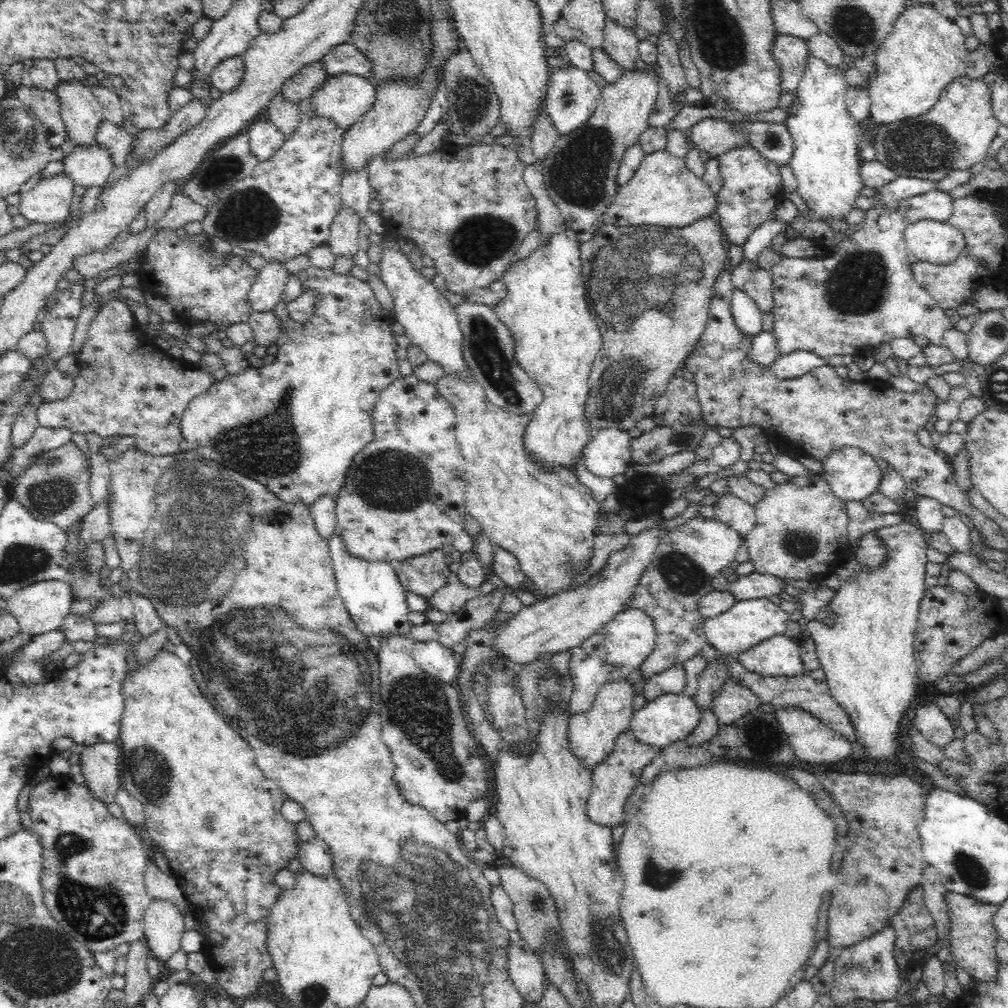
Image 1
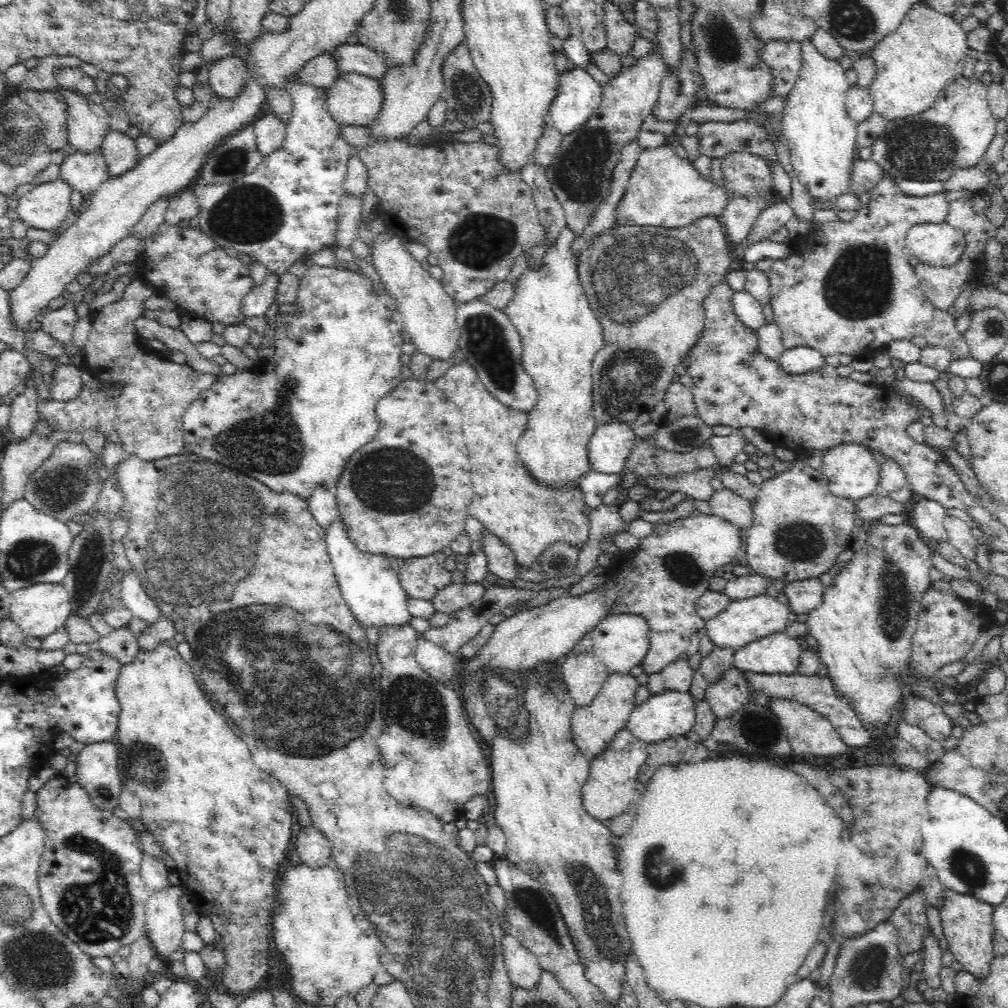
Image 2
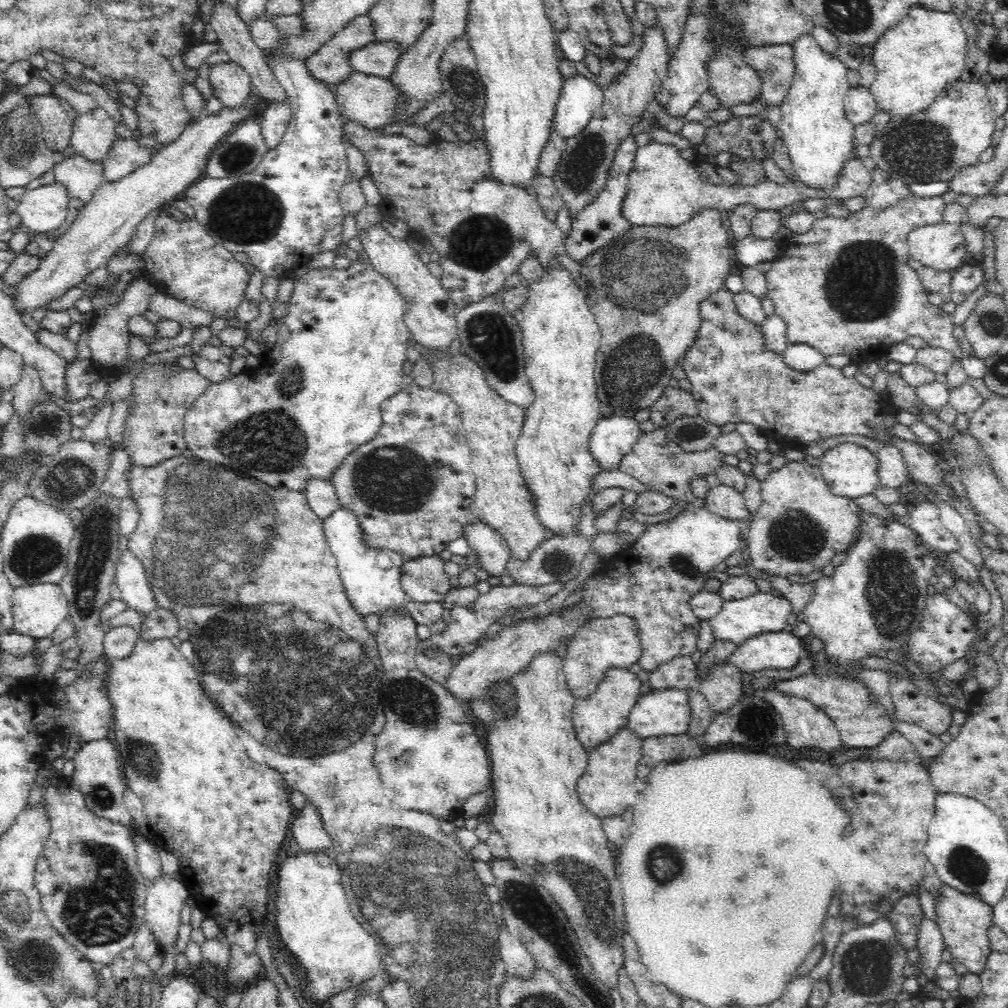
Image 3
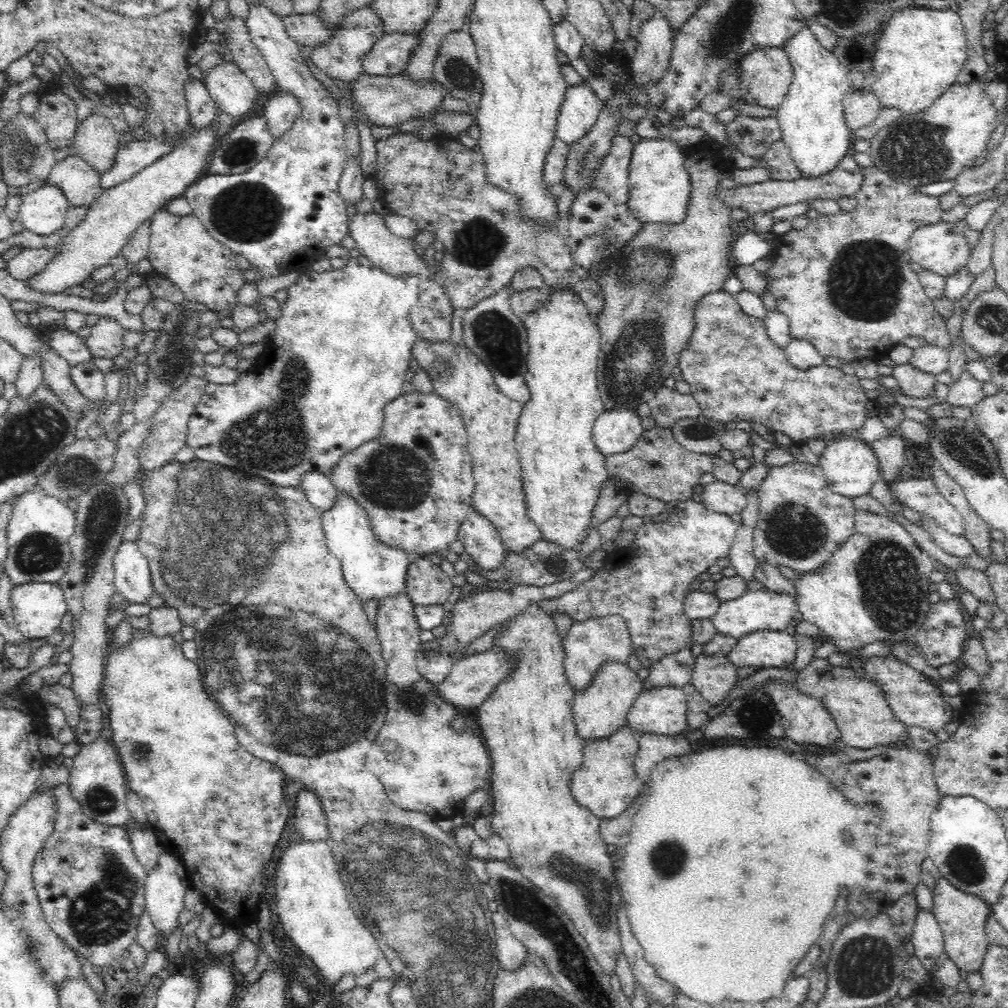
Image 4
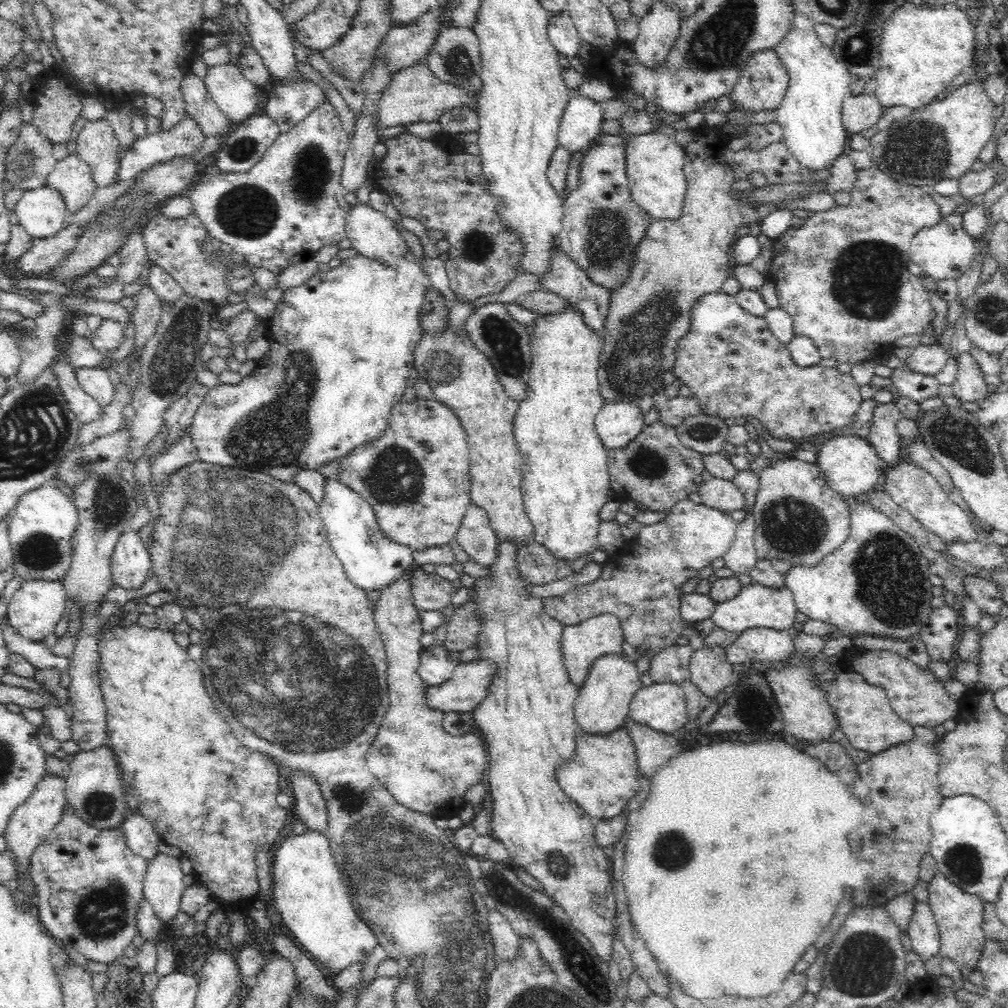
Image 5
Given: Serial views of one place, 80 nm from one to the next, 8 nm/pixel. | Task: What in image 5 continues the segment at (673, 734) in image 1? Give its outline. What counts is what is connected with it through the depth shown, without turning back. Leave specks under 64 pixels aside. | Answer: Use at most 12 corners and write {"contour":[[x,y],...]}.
{"contour":[[679,684],[636,692],[627,717],[677,735],[688,722]]}

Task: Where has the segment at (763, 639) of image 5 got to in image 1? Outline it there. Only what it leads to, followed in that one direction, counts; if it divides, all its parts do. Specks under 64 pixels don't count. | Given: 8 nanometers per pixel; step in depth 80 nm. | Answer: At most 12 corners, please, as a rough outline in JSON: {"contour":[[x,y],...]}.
{"contour":[[772,636],[738,658],[769,677],[806,674],[801,648]]}

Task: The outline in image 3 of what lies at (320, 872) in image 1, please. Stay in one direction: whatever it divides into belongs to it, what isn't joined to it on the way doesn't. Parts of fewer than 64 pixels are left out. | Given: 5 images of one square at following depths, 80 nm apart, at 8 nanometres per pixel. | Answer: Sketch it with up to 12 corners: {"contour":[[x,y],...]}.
{"contour":[[312,805],[295,814],[292,836],[302,851],[332,853],[333,842]]}

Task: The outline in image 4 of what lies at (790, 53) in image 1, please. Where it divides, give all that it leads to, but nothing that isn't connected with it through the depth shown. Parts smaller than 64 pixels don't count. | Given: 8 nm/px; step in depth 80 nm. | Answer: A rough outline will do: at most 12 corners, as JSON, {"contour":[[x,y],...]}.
{"contour":[[783,47],[740,62],[747,104],[778,108],[793,81]]}

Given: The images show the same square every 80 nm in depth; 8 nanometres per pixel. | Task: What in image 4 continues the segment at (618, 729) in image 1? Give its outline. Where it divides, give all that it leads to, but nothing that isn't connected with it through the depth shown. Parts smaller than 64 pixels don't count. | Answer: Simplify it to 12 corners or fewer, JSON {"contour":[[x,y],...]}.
{"contour":[[608,661],[574,698],[583,742],[627,724],[642,680]]}

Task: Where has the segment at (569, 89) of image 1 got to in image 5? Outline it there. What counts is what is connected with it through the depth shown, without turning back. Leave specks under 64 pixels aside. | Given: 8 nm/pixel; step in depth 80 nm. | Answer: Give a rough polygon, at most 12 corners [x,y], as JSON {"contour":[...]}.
{"contour":[[571,96],[557,144],[572,156],[595,139],[604,120],[600,102]]}

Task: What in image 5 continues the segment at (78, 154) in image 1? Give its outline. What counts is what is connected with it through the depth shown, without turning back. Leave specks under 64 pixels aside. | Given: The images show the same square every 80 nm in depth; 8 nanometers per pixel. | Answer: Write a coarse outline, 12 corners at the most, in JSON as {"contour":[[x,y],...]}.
{"contour":[[77,156],[57,162],[46,185],[71,213],[98,190],[90,167]]}

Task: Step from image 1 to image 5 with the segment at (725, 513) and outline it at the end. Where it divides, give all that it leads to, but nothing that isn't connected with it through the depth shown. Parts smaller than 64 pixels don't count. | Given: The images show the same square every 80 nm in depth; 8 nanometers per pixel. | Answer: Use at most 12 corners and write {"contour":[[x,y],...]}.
{"contour":[[721,477],[702,482],[703,505],[725,513],[747,506],[740,489]]}

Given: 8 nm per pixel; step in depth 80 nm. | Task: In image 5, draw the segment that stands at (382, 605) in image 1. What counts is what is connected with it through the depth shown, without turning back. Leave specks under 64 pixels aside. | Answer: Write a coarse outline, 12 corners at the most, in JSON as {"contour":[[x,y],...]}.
{"contour":[[336,478],[319,513],[334,554],[364,592],[411,571],[410,547]]}

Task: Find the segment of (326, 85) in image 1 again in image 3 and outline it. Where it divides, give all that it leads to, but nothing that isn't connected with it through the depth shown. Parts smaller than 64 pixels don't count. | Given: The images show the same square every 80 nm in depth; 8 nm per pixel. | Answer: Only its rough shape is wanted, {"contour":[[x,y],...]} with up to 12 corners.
{"contour":[[353,72],[335,84],[344,122],[379,129],[408,102],[385,77]]}

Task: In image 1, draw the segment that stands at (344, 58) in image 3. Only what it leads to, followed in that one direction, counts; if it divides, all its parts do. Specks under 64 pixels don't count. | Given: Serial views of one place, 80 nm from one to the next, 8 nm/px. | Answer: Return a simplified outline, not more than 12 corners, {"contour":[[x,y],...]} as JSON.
{"contour":[[320,61],[291,76],[280,95],[298,106],[326,78]]}

